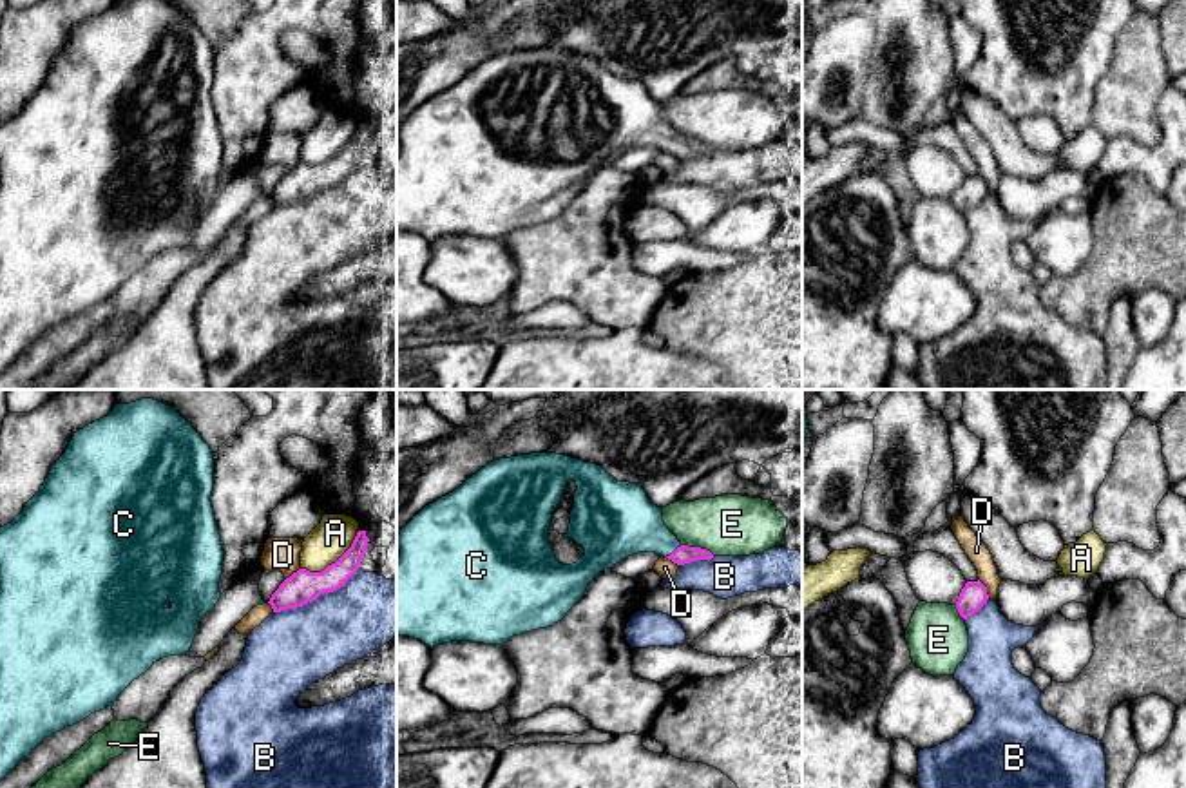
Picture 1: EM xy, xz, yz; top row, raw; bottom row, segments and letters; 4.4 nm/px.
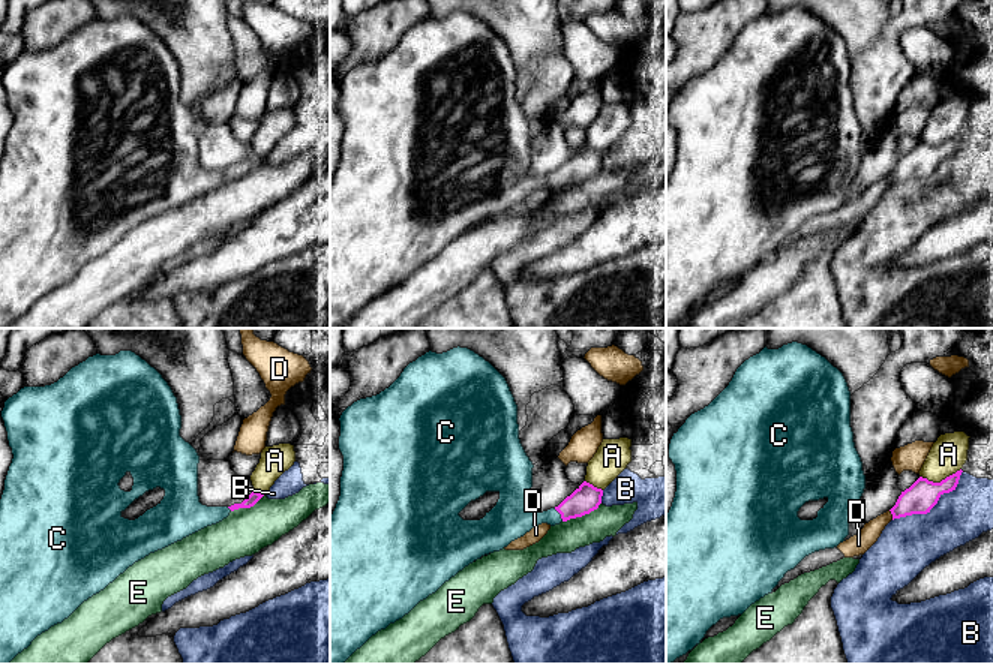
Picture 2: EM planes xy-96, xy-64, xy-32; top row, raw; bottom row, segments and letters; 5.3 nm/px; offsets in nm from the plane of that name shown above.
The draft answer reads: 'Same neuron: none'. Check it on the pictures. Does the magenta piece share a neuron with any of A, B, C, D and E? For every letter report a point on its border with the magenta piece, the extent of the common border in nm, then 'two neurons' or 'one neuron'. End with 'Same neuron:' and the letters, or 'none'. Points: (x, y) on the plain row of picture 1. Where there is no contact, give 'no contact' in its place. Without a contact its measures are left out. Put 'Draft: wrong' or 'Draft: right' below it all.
A: meets magenta in xy at (332, 158); contact 320 nm long; two neurons
B: meets magenta in xy at (315, 192); contact 420 nm long; two neurons
C: meets magenta in xz at (674, 145); contact 90 nm long; one neuron
D: meets magenta in yz at (985, 183); contact 100 nm long; two neurons
E: meets magenta in xz at (698, 142); contact 160 nm long; two neurons
Same neuron: C
Draft: wrong

